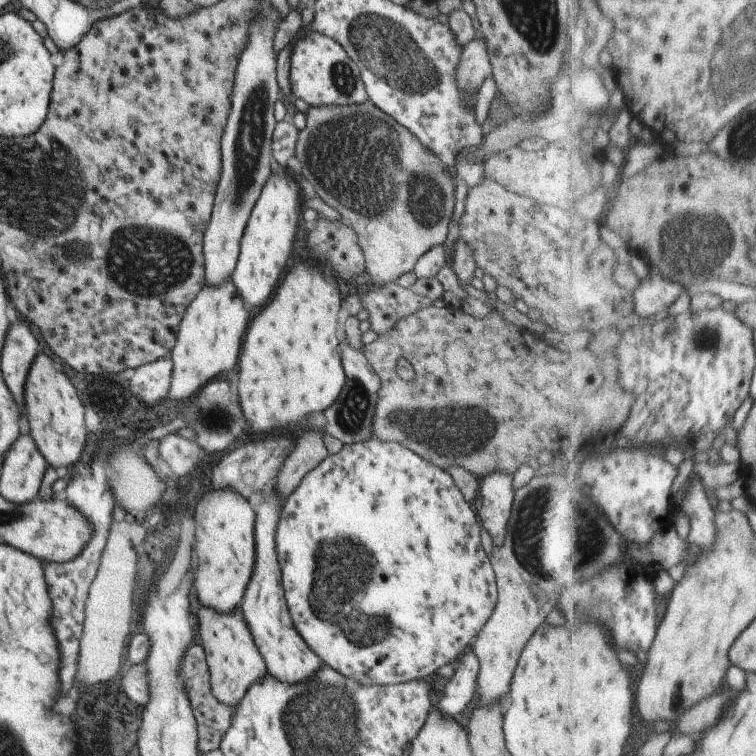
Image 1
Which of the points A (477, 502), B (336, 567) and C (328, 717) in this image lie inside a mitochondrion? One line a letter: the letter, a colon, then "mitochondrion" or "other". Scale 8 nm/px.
A: other
B: mitochondrion
C: mitochondrion

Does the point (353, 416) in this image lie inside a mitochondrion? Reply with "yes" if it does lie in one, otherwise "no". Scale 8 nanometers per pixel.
yes

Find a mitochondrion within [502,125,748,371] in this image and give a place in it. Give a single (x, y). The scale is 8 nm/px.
(690, 246)

